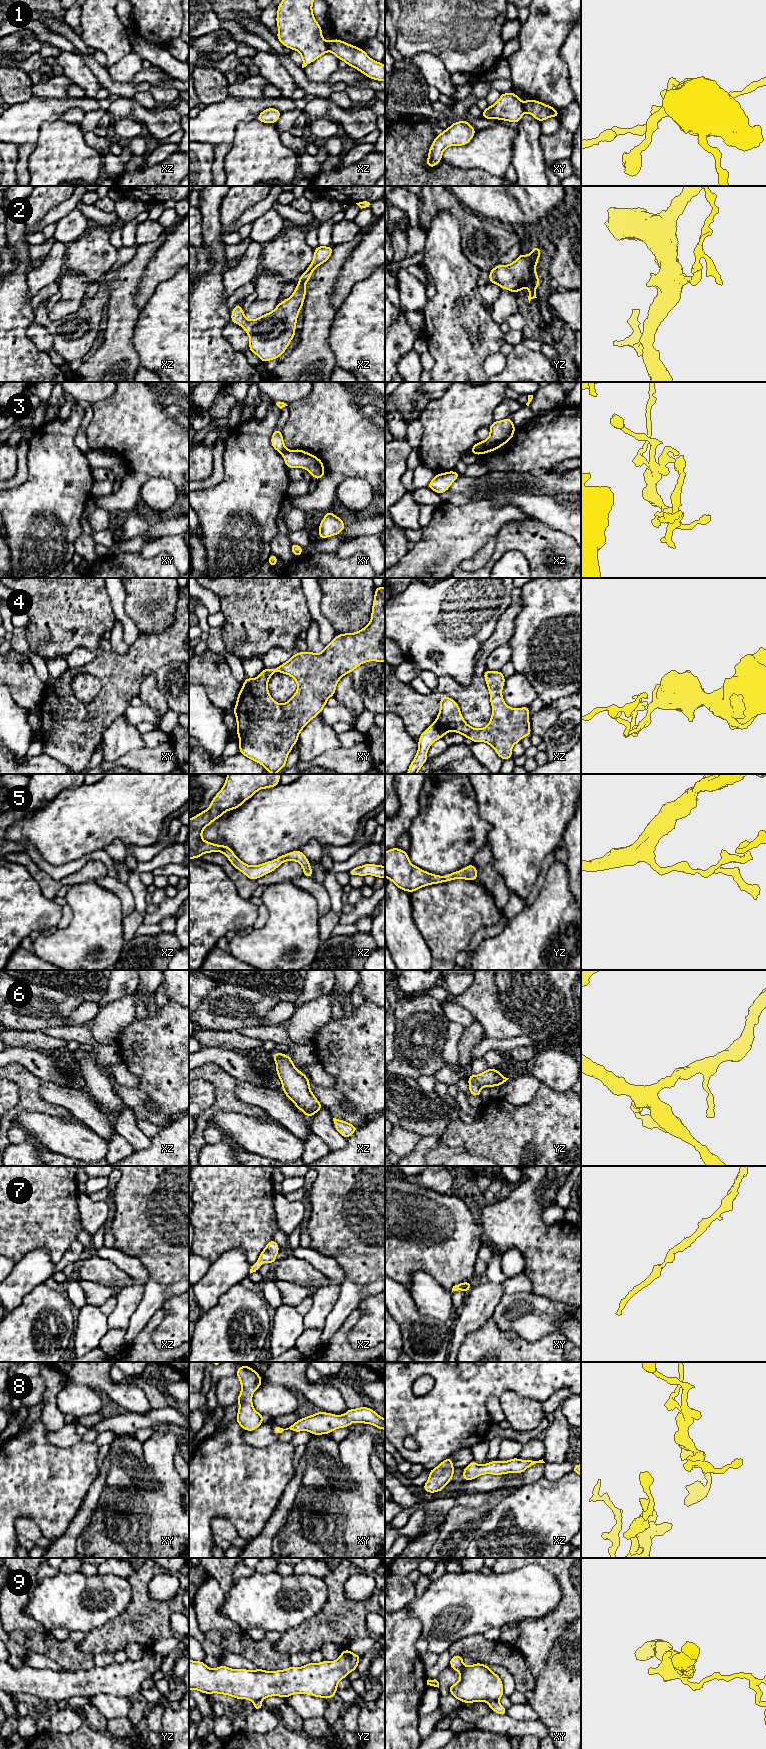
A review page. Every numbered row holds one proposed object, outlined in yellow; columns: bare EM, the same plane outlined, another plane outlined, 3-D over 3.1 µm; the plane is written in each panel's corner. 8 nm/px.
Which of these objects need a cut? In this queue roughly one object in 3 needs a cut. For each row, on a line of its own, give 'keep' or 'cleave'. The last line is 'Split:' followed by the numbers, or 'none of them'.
1: cleave
2: keep
3: cleave
4: cleave
5: keep
6: keep
7: keep
8: keep
9: cleave
Split: 1, 3, 4, 9

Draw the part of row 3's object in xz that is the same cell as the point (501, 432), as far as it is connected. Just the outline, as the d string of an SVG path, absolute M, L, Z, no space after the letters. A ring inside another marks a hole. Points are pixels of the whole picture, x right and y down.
M510 417L501 421L494 421L488 428L490 435L480 442L481 451L476 454L477 456L497 450L503 446L513 438L516 430Z

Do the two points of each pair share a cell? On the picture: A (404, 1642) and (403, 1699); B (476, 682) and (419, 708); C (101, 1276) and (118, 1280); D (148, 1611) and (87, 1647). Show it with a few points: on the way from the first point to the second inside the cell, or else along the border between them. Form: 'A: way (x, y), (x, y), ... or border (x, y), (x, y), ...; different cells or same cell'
A: way (403, 1656), (403, 1685); same cell
B: way (462, 690), (441, 690), (433, 698); same cell
C: way (105, 1276), (114, 1277); same cell
D: way (133, 1626), (102, 1640); same cell

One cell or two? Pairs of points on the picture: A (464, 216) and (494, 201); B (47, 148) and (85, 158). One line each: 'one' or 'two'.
A: two
B: one

